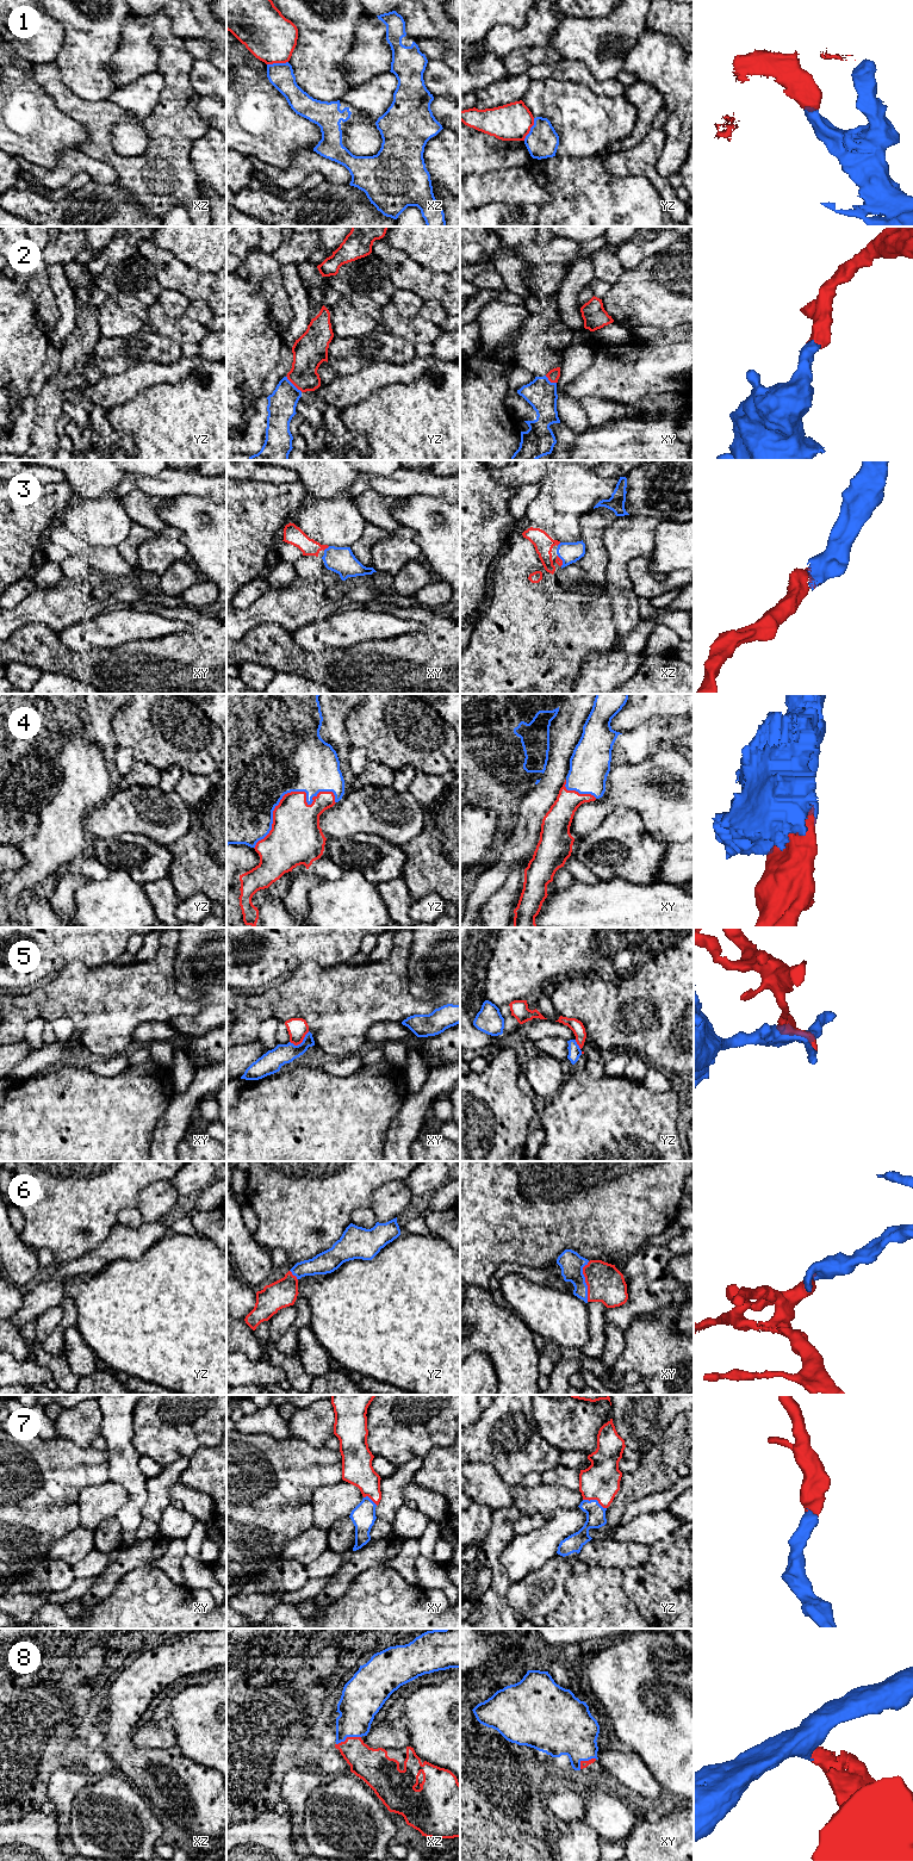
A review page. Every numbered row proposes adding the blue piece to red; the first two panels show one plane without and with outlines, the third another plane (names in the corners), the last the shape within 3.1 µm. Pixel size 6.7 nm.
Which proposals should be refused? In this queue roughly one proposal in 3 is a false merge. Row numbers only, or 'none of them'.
1, 5

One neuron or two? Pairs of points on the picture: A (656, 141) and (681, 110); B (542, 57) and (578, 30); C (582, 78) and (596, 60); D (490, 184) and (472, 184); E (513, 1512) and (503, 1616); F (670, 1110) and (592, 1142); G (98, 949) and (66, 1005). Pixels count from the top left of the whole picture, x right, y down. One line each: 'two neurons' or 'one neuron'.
A: two neurons
B: two neurons
C: two neurons
D: one neuron
E: one neuron
F: one neuron
G: two neurons

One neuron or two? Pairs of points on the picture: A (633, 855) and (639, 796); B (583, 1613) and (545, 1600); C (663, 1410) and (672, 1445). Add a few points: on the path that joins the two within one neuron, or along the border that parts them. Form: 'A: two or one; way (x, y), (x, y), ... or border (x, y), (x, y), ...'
A: two; border (608, 814), (618, 807), (629, 807), (653, 837)
B: two; border (567, 1579), (563, 1600), (545, 1616)
C: two; border (681, 1412), (672, 1419), (663, 1438), (651, 1449)

